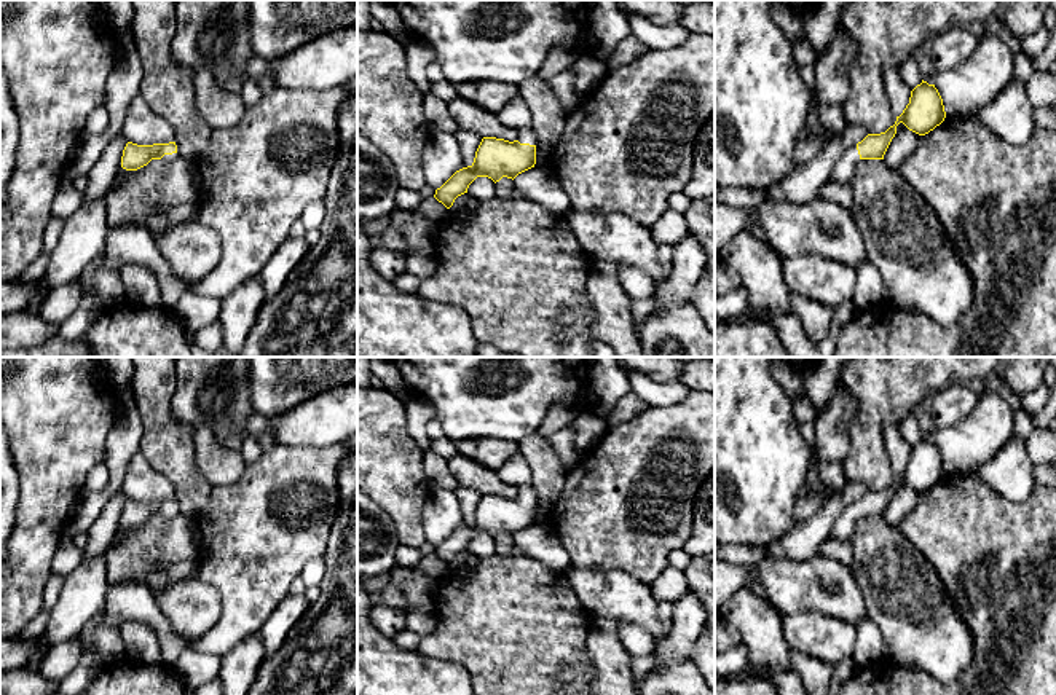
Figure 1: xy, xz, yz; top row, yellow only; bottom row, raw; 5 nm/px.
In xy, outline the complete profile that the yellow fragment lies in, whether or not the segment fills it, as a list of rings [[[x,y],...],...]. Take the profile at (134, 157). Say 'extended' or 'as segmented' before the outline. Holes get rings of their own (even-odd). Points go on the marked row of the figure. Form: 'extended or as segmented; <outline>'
extended; [[[128,142],[123,150],[121,167],[126,171],[137,171],[147,166],[152,159],[163,159],[169,163],[175,158],[179,158],[175,142],[153,145],[137,145]]]

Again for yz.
extended; [[[922,80],[911,91],[909,104],[903,110],[893,126],[881,134],[868,134],[855,147],[844,148],[842,155],[836,161],[831,180],[852,187],[855,177],[855,166],[860,159],[884,159],[884,155],[896,134],[896,126],[903,123],[909,131],[925,135],[940,126],[946,118],[943,99],[935,88]]]

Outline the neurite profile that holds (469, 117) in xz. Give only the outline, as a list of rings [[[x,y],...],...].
[[[456,96],[448,102],[448,110],[459,129],[474,131],[482,137],[496,137],[509,142],[517,140],[518,129],[502,124],[496,113]]]

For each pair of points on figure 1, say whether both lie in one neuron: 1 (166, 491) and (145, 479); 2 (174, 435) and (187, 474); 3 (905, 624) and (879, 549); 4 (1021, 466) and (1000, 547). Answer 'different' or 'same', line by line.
1: same
2: same
3: same
4: different

